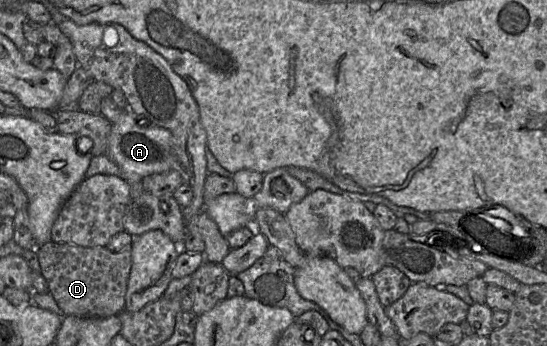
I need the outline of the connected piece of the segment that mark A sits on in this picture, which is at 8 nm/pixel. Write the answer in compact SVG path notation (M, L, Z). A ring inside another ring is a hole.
M129 108L123 110L119 119L111 125L106 155L119 166L121 177L130 185L142 182L143 178L152 174L169 170L182 172L172 145L171 132L150 123L140 124L138 117Z

